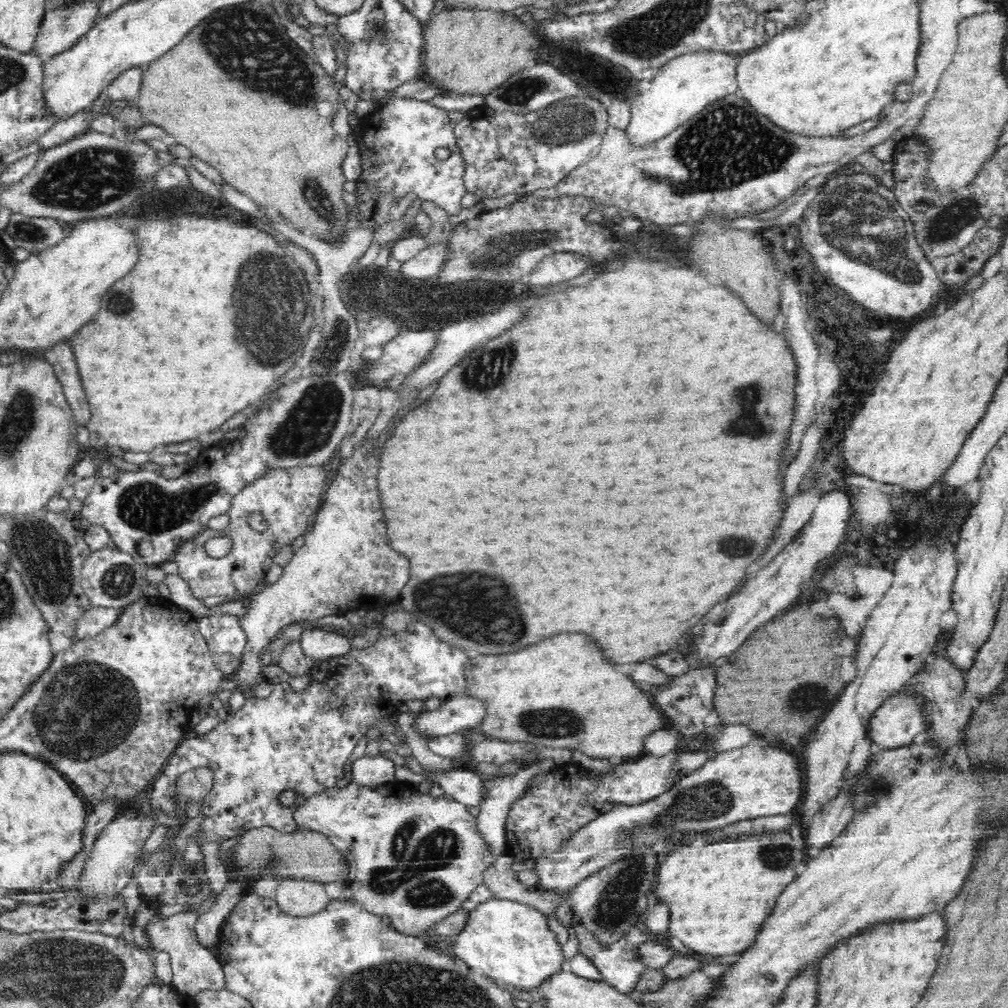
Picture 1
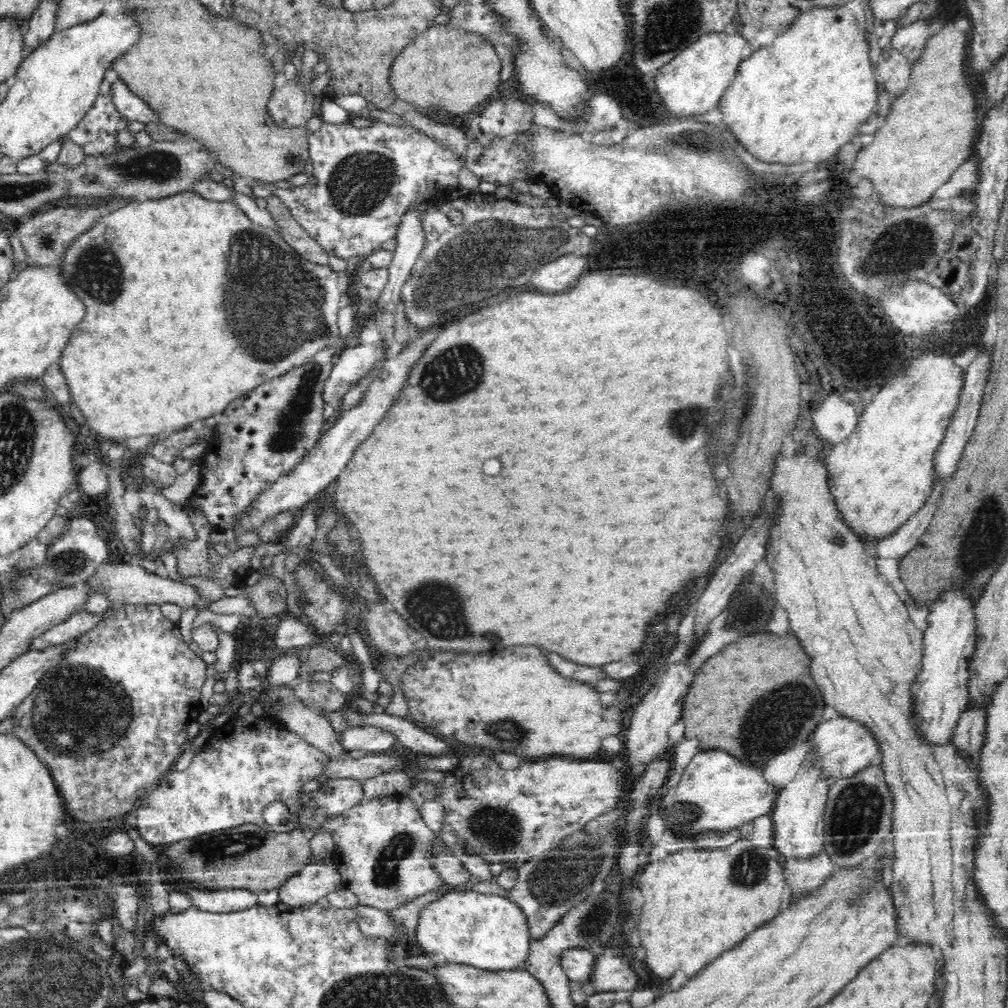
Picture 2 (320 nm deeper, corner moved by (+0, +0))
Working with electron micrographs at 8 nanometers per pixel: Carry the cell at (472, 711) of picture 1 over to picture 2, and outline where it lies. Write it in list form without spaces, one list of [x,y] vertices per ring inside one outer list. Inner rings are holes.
[[[360,725],[346,728],[346,730],[344,730],[344,736],[342,736],[342,738],[339,738],[338,736],[338,740],[342,743],[344,750],[351,751],[356,749],[367,752],[368,754],[386,752],[399,743],[396,733],[392,733],[392,731],[388,731],[378,725],[368,725],[367,727]]]

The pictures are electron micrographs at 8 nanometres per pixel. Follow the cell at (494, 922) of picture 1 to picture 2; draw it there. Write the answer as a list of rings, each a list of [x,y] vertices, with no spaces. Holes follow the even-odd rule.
[[[468,888],[466,891],[447,889],[447,893],[422,910],[416,938],[425,954],[442,954],[448,963],[467,964],[483,971],[514,971],[524,969],[530,956],[530,926],[524,909],[507,897],[482,894]]]

